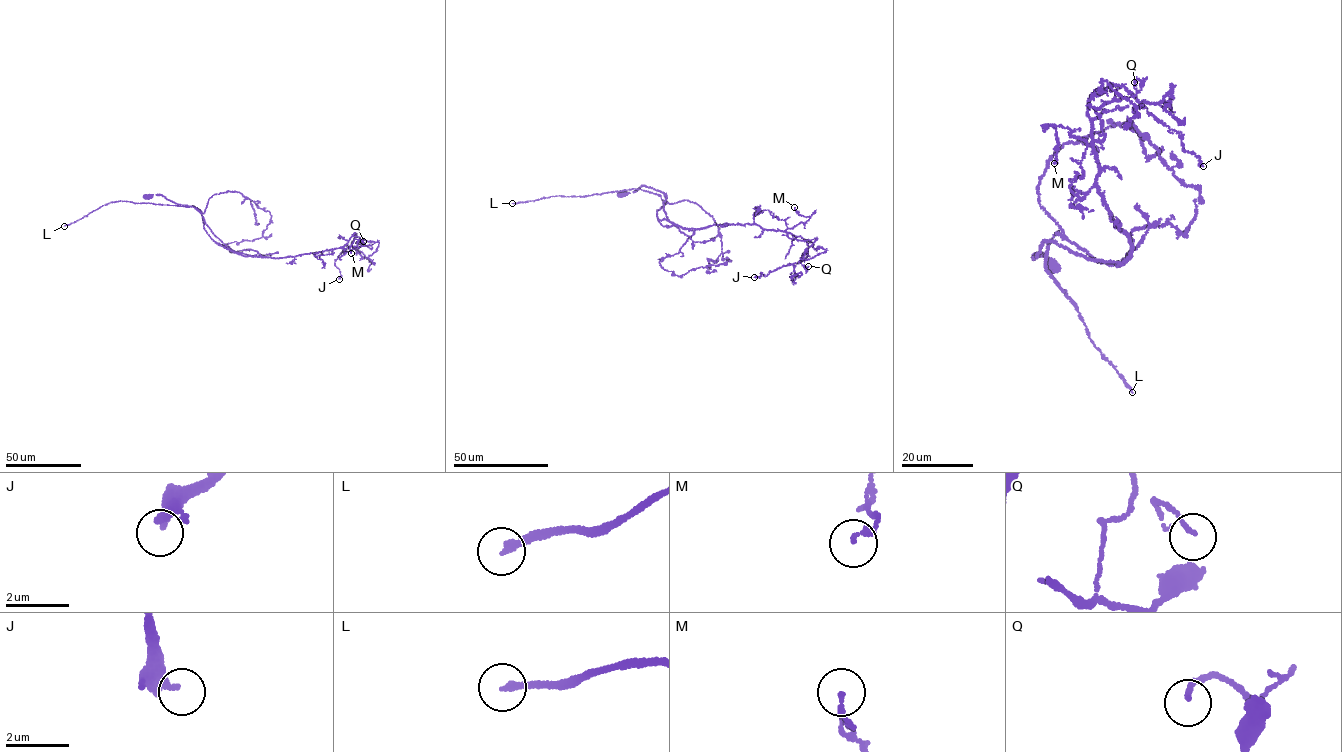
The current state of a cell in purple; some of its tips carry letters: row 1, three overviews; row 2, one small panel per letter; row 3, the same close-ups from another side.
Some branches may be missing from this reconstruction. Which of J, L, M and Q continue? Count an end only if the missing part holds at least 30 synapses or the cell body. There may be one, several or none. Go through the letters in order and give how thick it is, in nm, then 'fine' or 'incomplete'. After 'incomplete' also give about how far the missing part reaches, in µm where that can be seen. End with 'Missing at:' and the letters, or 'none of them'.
J: calibre 360 nm; fine
L: calibre 180 nm; incomplete; missing 200 µm
M: calibre 130 nm; fine
Q: calibre 110 nm; fine
Missing at: L

